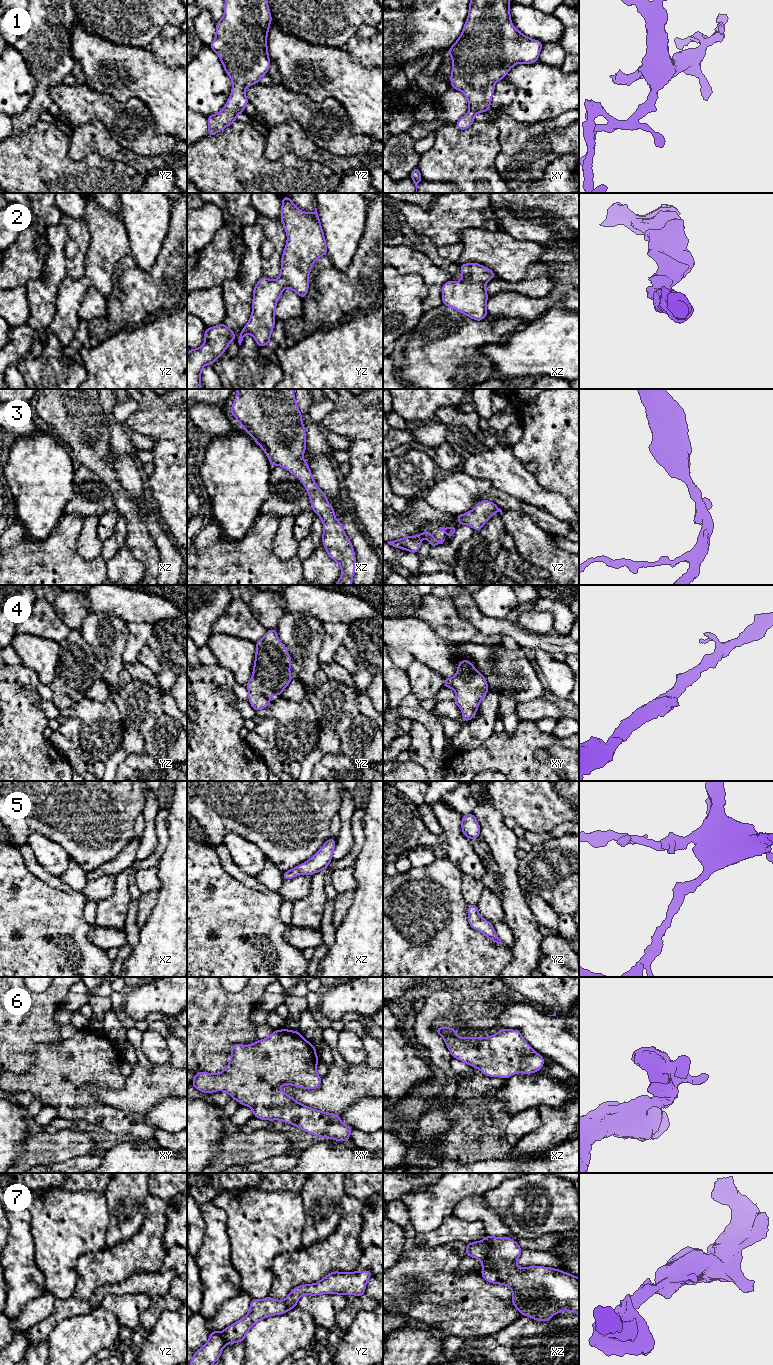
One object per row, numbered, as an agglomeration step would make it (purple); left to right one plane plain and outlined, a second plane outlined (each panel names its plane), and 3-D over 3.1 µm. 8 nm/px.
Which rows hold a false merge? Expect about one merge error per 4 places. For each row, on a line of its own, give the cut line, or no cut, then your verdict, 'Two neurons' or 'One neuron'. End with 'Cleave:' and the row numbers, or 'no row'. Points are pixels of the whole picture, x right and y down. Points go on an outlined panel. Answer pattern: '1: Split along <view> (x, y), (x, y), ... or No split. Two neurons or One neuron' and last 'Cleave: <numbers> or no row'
1: No split. One neuron
2: No split. One neuron
3: No split. One neuron
4: No split. One neuron
5: No split. One neuron
6: No split. One neuron
7: No split. One neuron
Cleave: no row

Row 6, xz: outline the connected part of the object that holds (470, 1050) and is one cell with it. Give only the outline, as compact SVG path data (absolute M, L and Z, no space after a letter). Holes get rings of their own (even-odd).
M451 1027L436 1028L453 1058L457 1058L490 1077L505 1079L516 1073L531 1074L540 1071L544 1065L544 1057L534 1051L525 1041L519 1030L499 1029L498 1033L488 1037L459 1037L456 1029Z

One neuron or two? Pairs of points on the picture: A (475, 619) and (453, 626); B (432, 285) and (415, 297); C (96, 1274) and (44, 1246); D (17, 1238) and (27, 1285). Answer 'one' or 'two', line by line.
A: two
B: two
C: two
D: one

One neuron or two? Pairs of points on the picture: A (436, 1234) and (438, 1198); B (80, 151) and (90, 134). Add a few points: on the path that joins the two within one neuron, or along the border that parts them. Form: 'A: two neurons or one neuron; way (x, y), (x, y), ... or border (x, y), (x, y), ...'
A: two neurons; border (452, 1213), (448, 1214), (436, 1228), (417, 1233)
B: one neuron; way (80, 147), (87, 138)

